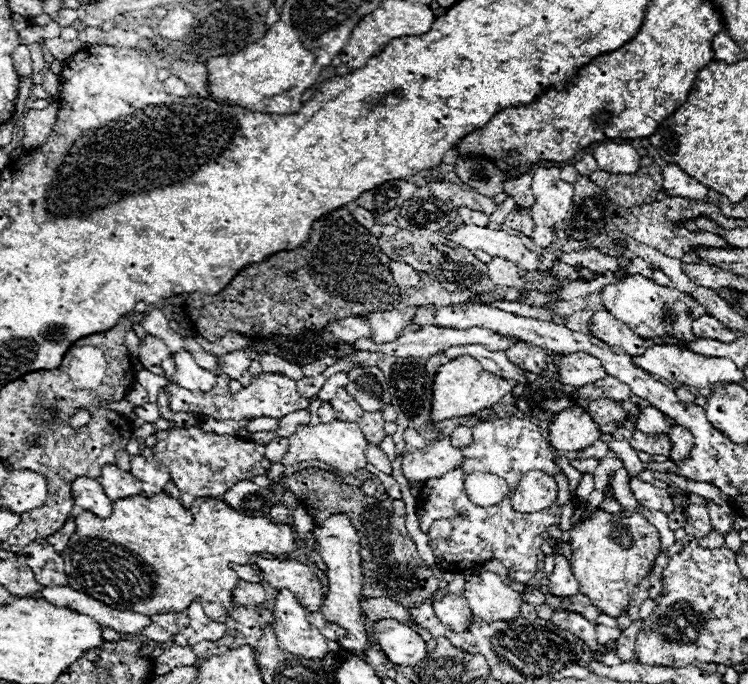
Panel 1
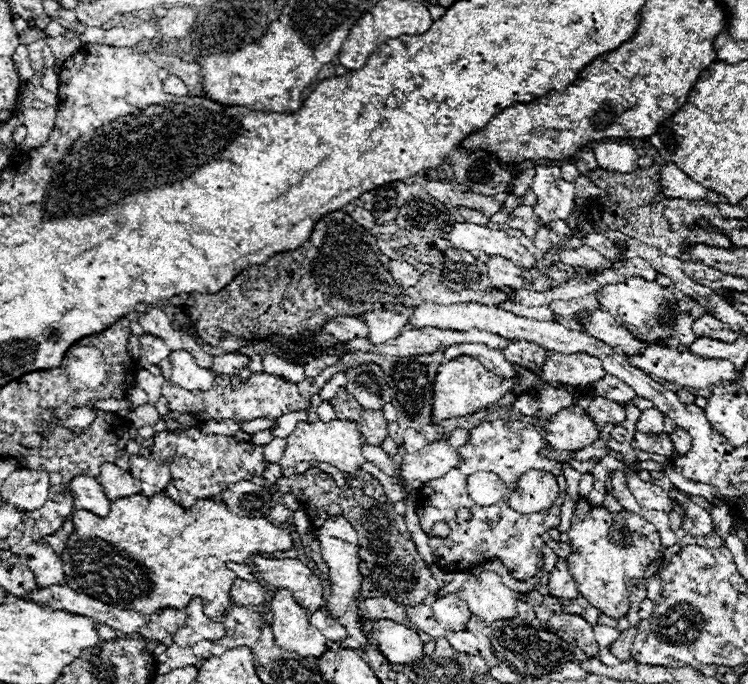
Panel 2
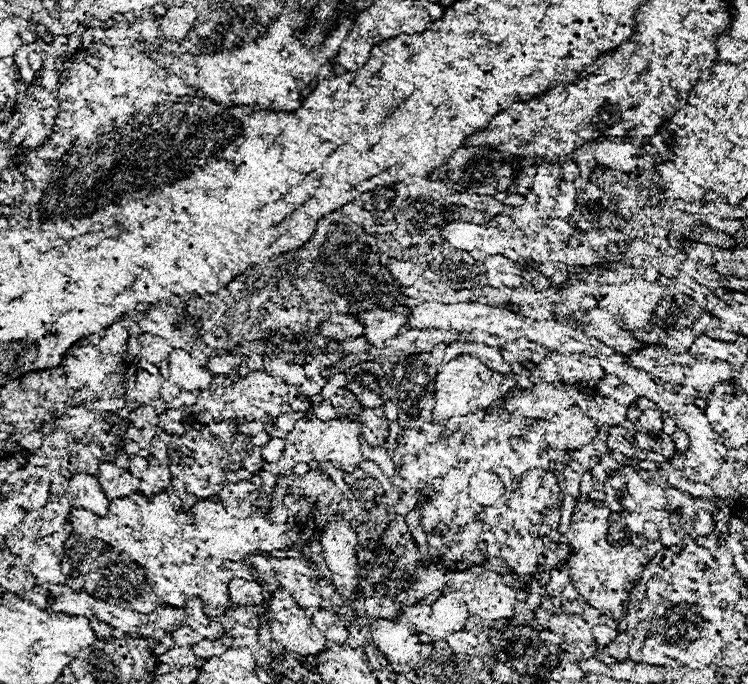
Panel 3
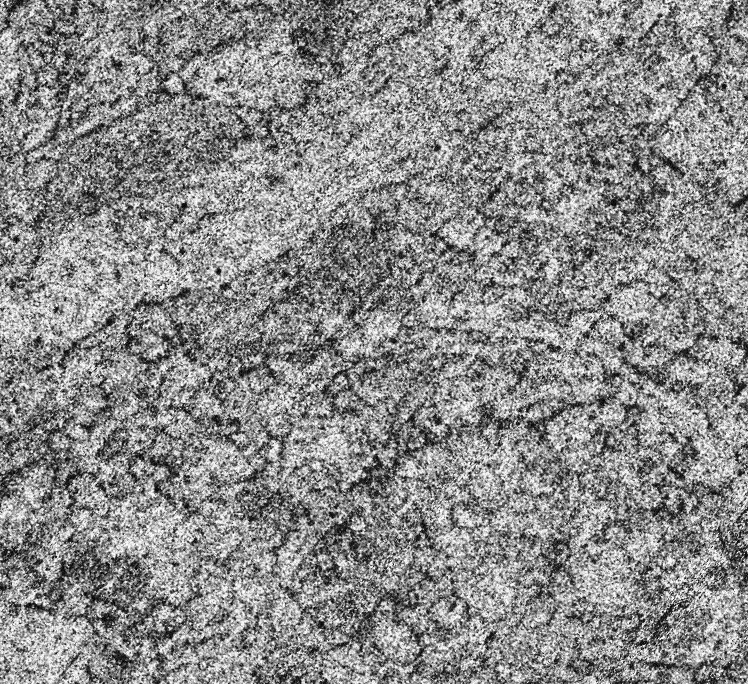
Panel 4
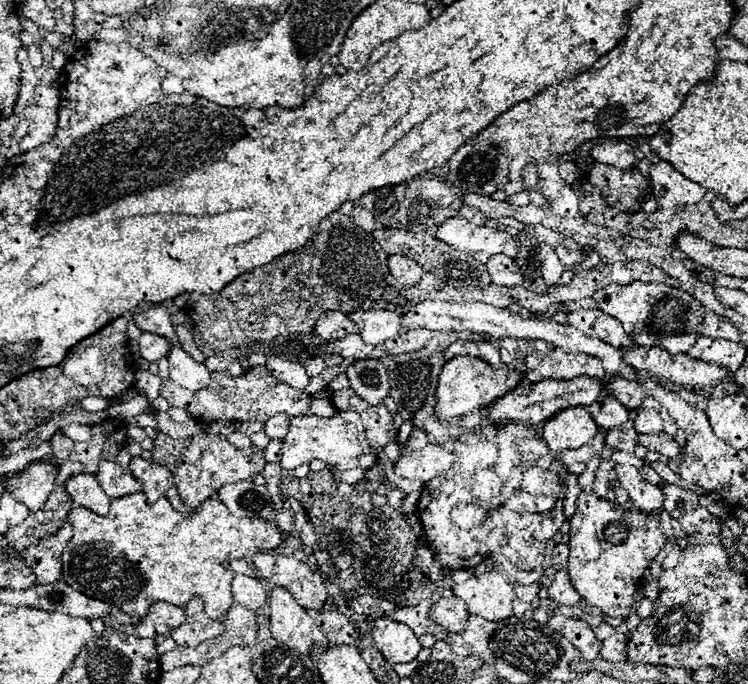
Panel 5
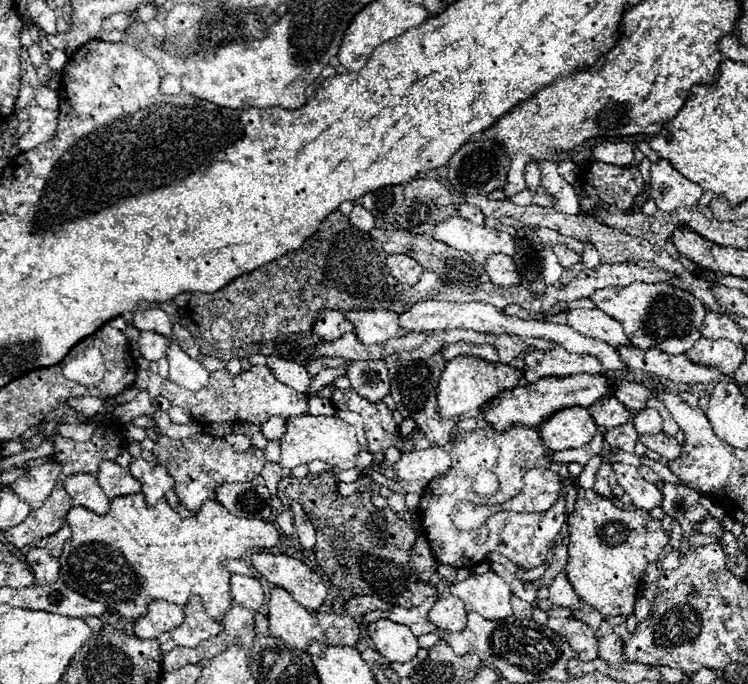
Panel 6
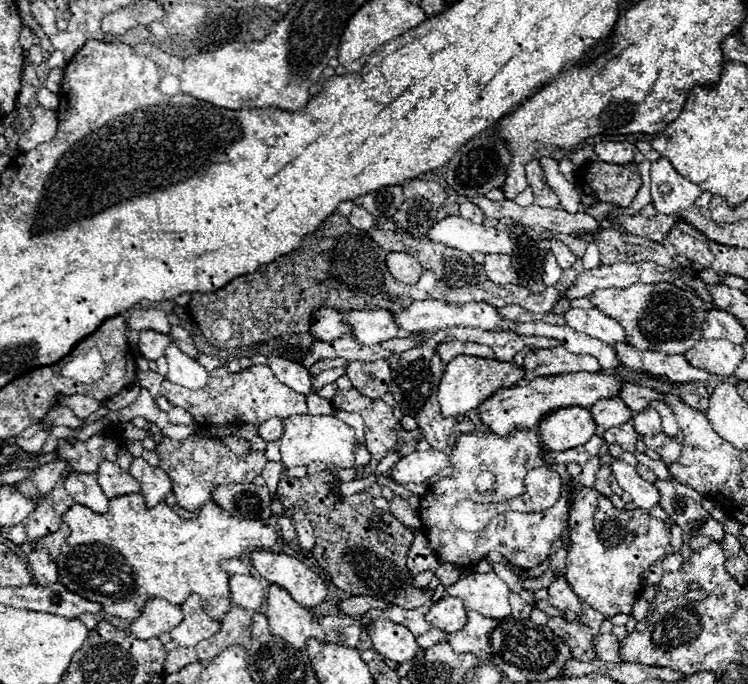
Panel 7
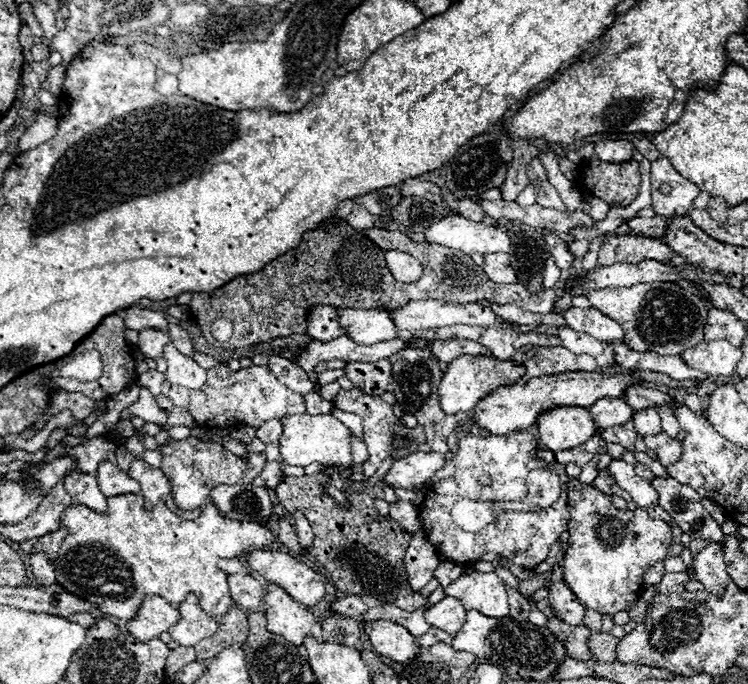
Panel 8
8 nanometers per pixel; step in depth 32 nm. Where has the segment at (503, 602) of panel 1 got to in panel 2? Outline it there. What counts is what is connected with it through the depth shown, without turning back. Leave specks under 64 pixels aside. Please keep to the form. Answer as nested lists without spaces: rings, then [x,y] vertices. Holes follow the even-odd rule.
[[[490,570],[464,582],[458,596],[468,602],[474,616],[486,622],[516,616],[516,604],[520,602],[520,594],[508,588],[502,578]]]

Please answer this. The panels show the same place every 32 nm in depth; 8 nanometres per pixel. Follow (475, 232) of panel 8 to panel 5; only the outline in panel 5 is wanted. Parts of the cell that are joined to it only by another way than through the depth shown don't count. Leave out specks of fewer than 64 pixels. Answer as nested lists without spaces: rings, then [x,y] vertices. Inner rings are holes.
[[[450,218],[436,230],[436,238],[450,248],[464,252],[486,252],[516,256],[518,242],[506,230],[494,230],[488,226],[476,226],[466,218]]]

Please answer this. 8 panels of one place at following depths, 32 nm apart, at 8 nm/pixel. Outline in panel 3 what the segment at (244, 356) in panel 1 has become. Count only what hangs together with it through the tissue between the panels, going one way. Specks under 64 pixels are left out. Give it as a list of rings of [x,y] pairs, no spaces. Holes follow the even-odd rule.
[[[218,354],[218,356],[212,356],[210,358],[210,364],[208,368],[214,372],[214,374],[230,374],[236,366],[242,364],[242,358],[234,356],[234,354]]]

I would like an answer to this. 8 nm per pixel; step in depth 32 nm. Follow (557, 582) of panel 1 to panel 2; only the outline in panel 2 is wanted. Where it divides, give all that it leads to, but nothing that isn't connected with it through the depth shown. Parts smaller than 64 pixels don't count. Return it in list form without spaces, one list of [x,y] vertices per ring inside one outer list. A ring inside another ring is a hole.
[[[564,558],[556,560],[556,568],[548,580],[548,592],[556,598],[562,598],[562,600],[566,600],[566,598],[570,600],[570,598],[576,598],[580,594],[576,580],[574,580],[574,576],[568,568],[568,562]]]

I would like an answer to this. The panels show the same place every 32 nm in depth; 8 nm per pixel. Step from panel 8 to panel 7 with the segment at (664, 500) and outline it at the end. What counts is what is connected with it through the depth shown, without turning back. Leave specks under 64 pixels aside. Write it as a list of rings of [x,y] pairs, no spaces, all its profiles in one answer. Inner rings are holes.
[[[656,480],[654,486],[660,490],[660,508],[678,524],[688,536],[708,536],[716,542],[724,538],[722,524],[716,522],[700,504],[702,496],[676,480]]]

